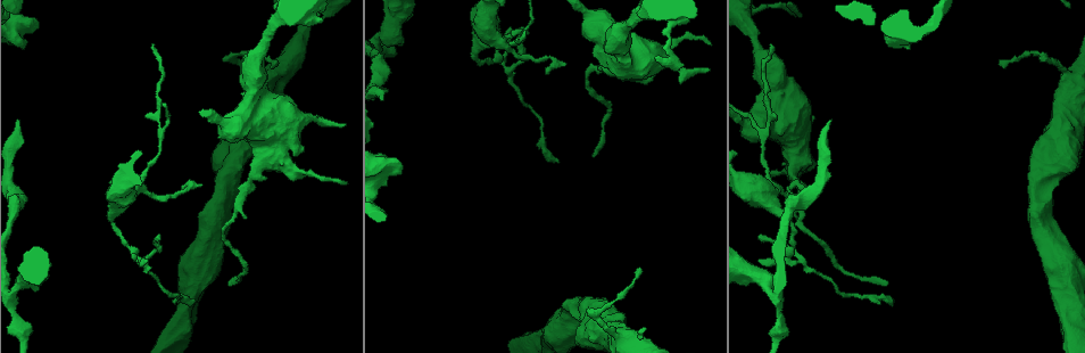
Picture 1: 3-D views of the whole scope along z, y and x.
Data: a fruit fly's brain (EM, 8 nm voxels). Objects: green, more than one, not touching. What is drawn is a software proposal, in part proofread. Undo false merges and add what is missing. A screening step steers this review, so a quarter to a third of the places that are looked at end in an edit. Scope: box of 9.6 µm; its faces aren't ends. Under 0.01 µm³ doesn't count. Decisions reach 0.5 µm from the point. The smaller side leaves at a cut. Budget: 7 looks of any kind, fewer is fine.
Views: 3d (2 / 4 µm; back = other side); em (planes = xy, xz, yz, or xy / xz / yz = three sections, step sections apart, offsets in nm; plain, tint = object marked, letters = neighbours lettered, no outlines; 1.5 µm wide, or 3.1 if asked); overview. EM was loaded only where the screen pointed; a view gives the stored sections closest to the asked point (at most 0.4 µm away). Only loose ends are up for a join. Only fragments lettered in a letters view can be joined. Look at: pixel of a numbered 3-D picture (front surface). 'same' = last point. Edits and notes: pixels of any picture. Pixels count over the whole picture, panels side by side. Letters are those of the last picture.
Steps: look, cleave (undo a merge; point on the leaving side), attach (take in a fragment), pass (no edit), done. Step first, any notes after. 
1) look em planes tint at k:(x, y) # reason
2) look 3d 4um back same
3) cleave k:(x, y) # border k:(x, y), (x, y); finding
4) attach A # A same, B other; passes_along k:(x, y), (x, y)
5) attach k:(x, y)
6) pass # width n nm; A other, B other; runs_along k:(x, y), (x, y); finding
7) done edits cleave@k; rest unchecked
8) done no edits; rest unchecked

look 3d 2um at 1:(758, 237) # branch stops here

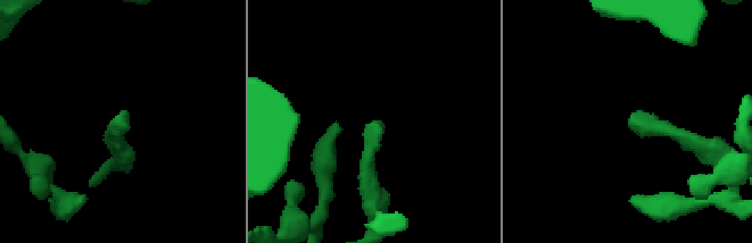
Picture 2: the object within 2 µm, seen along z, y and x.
look em planes letters at 2:(630, 127) # now the EM

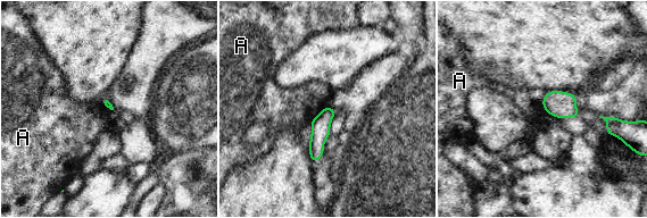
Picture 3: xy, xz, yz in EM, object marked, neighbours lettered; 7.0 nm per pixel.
pass # A other; border 3:(330, 106), (325, 107), (309, 123); no lettered fragment goes on from it

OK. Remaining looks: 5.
look 3d 2um at 1:(181, 297) # sudden change in width

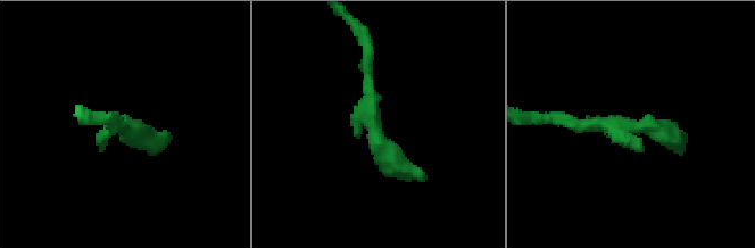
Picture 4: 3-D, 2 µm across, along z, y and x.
look em xz step 8 tint at 4:(641, 126)

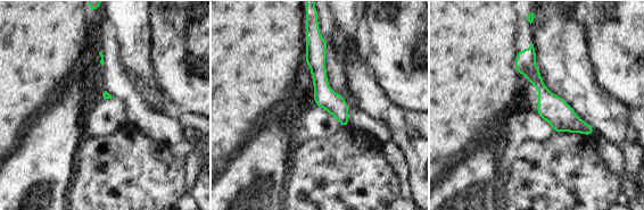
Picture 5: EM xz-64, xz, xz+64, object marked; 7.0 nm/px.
look em xy step 4 letters same

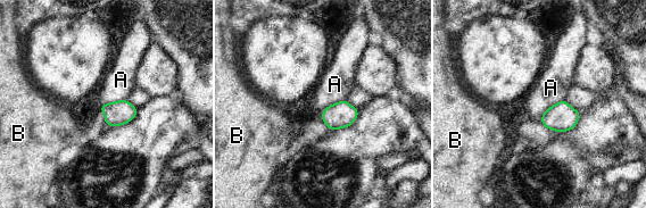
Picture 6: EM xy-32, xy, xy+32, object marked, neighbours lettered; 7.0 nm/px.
pass # A other, B other; border 6:(563, 99), (551, 106), (540, 121); one neuron here

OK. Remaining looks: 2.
done no edits; rest unchecked

